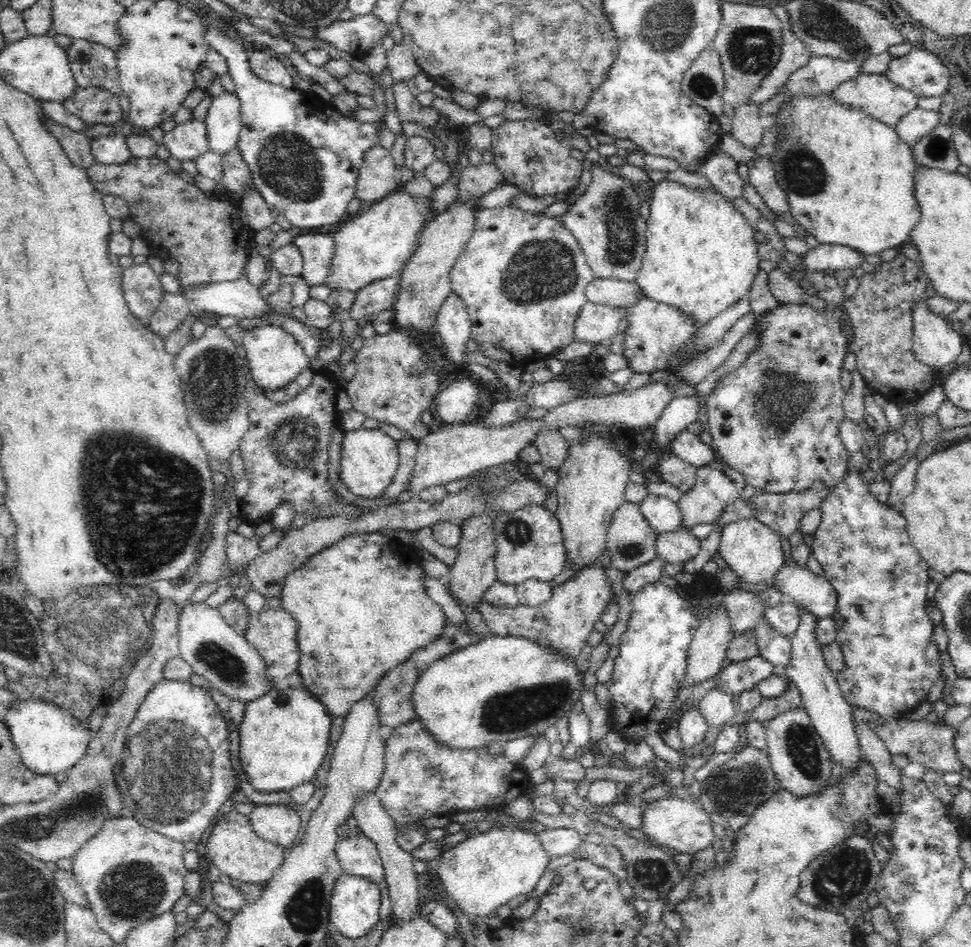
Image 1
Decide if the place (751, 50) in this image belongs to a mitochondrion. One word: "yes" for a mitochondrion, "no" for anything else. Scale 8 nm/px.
yes

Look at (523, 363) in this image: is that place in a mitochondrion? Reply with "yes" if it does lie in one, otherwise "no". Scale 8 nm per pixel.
no

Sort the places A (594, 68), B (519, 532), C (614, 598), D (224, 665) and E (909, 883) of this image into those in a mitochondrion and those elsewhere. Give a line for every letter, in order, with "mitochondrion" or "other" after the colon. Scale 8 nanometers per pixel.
A: other
B: mitochondrion
C: other
D: mitochondrion
E: mitochondrion

